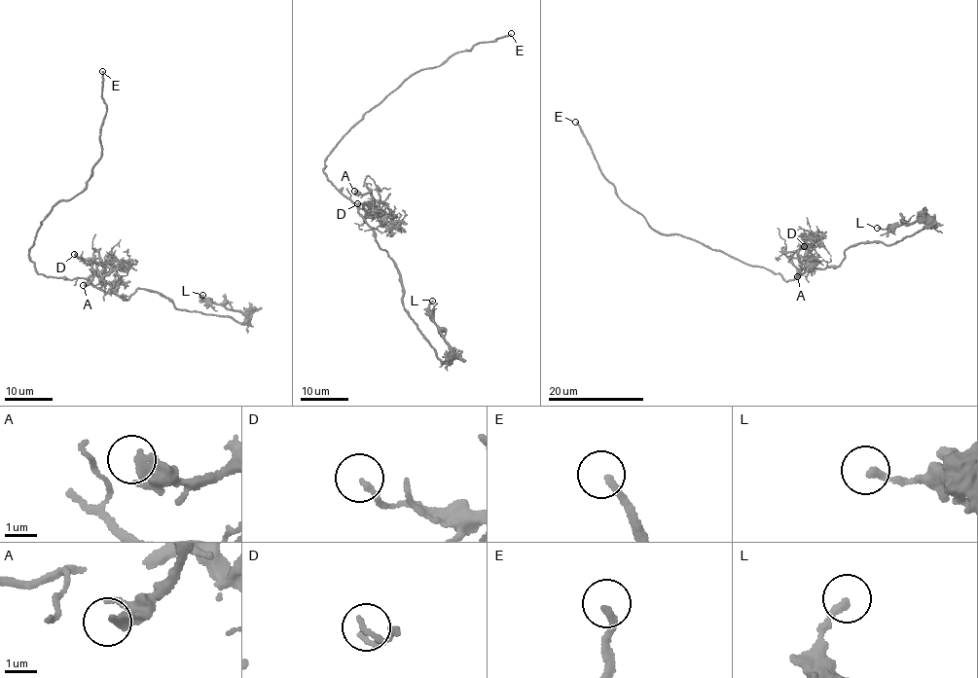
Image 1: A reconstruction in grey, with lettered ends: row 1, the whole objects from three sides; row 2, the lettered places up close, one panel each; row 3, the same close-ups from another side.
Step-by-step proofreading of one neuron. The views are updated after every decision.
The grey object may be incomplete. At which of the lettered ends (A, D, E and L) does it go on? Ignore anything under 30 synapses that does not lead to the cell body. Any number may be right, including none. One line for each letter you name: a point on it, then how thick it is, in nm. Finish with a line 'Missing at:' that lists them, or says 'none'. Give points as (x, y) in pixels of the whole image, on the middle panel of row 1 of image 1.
E: (511, 33) | 220 nm
Missing at: E

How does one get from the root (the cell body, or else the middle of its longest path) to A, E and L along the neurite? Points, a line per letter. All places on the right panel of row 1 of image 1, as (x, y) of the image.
A: (799, 275), (807, 267), (806, 246), (796, 250), (792, 255), (791, 264), (797, 268), (797, 276)
E: (799, 275), (787, 281), (693, 239), (656, 231), (617, 196), (575, 122)
L: (799, 275), (809, 266), (839, 266), (853, 245), (895, 244), (934, 225), (925, 220), (877, 228)

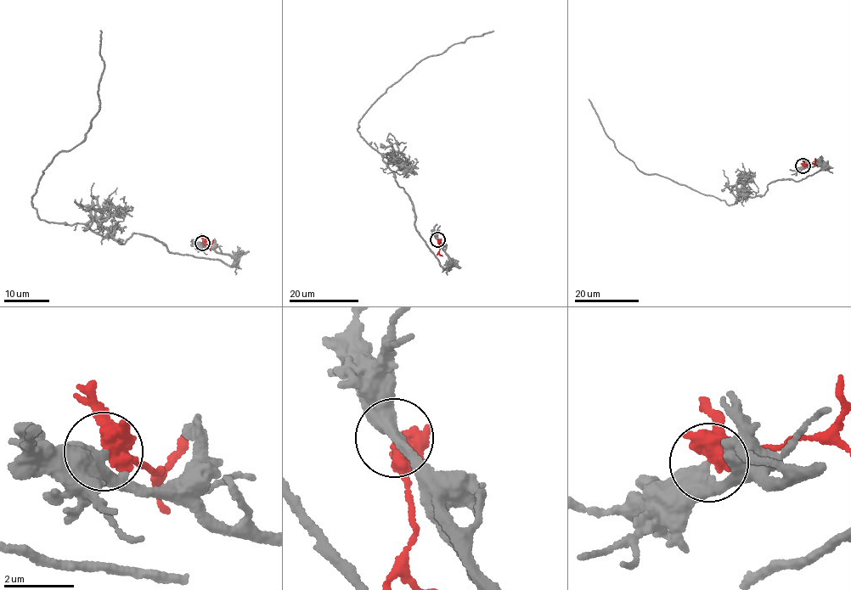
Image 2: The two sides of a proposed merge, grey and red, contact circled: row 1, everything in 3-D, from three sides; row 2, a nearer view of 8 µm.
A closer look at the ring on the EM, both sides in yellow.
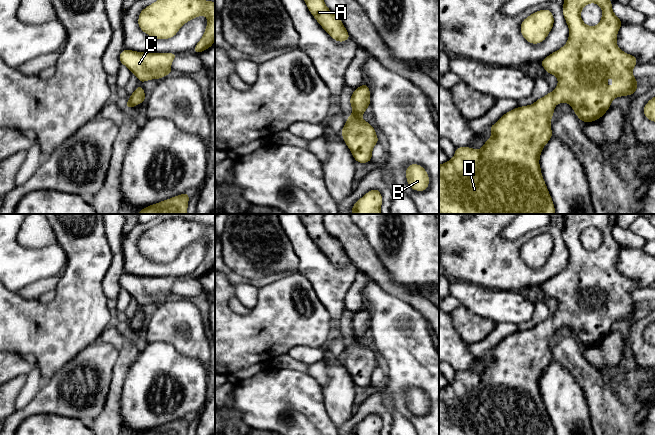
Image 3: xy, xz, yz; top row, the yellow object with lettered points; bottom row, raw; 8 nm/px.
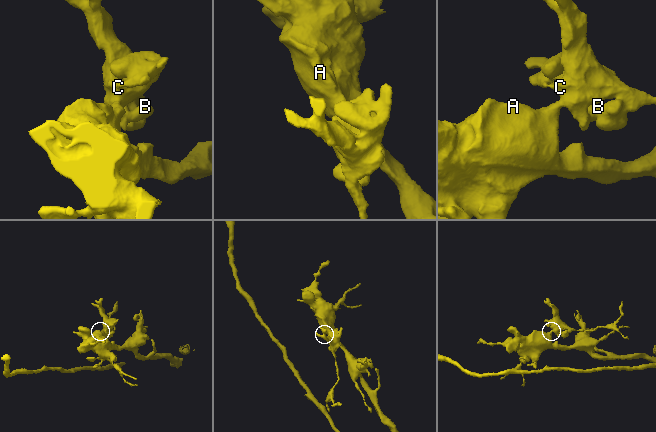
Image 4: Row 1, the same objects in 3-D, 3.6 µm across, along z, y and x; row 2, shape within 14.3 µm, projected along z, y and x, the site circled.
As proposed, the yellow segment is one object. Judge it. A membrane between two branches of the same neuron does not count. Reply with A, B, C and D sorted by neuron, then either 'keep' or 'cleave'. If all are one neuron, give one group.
A B C D | keep

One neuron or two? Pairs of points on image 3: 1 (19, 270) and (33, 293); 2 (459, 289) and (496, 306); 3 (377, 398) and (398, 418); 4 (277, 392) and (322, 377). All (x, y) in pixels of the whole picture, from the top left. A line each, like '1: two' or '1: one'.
1: two
2: one
3: two
4: two

